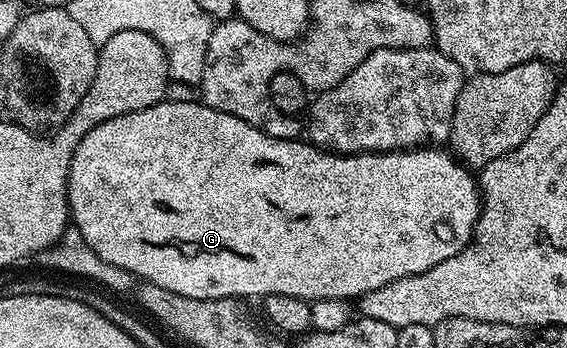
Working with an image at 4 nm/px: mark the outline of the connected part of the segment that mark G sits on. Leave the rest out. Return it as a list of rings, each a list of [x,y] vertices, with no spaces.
[[[163,100],[151,107],[104,120],[82,140],[72,156],[67,178],[67,200],[73,229],[84,236],[88,248],[116,264],[116,268],[127,270],[143,283],[168,288],[179,296],[192,296],[192,300],[213,298],[254,298],[268,294],[283,294],[313,300],[316,298],[341,298],[357,300],[363,294],[384,288],[401,278],[420,272],[428,272],[440,260],[456,256],[470,242],[474,225],[482,215],[480,182],[472,175],[471,167],[461,163],[446,148],[415,148],[412,150],[384,150],[372,154],[332,154],[319,150],[309,141],[289,142],[289,137],[273,138],[260,128],[252,128],[244,120],[228,112],[220,112],[201,100],[172,102]]]

